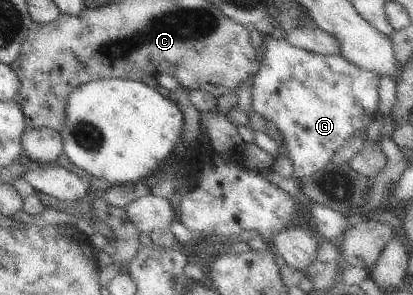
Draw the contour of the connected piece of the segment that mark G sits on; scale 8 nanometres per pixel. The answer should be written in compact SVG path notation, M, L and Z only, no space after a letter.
M260 29L260 32L263 37L264 49L264 58L262 59L262 64L259 67L259 70L254 75L253 79L253 88L251 90L252 94L252 105L256 113L264 116L267 121L272 122L272 124L281 131L283 135L282 147L285 147L288 157L293 161L293 175L296 178L305 179L314 175L317 171L320 171L323 167L326 167L326 164L330 161L332 155L335 151L338 151L339 147L342 147L342 144L348 140L354 132L359 132L366 130L368 125L372 123L377 113L377 105L379 102L379 75L376 72L362 69L357 65L354 65L352 62L348 62L347 59L338 54L317 54L313 51L308 51L307 49L295 46L291 44L286 39L275 39L270 36L269 32L265 32Z

